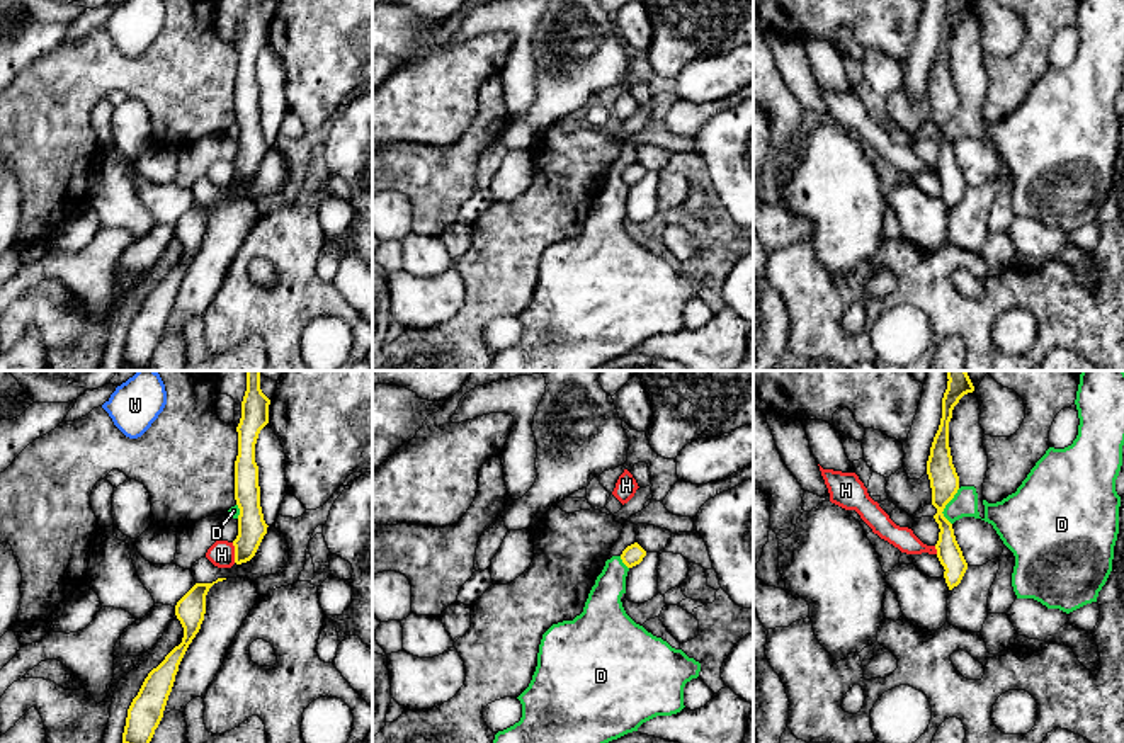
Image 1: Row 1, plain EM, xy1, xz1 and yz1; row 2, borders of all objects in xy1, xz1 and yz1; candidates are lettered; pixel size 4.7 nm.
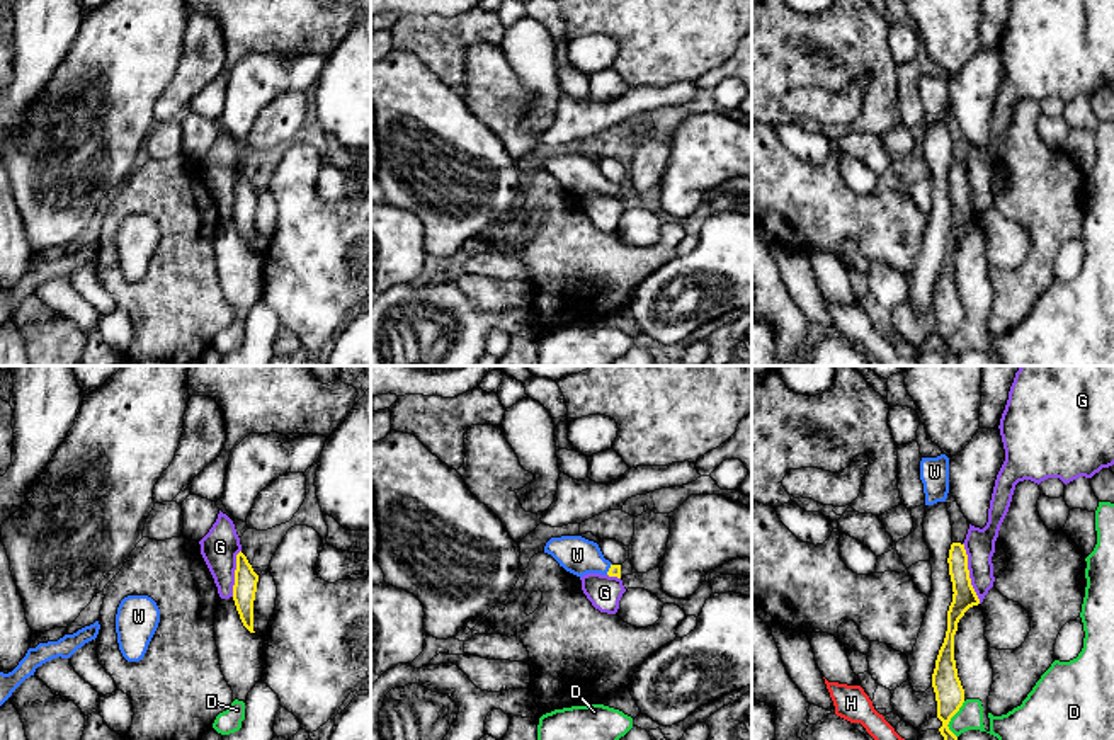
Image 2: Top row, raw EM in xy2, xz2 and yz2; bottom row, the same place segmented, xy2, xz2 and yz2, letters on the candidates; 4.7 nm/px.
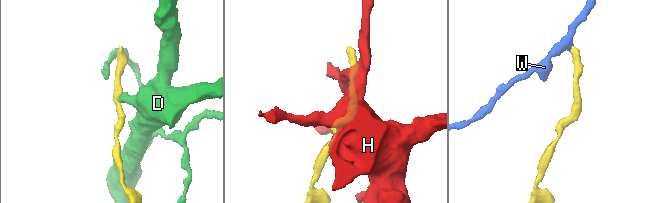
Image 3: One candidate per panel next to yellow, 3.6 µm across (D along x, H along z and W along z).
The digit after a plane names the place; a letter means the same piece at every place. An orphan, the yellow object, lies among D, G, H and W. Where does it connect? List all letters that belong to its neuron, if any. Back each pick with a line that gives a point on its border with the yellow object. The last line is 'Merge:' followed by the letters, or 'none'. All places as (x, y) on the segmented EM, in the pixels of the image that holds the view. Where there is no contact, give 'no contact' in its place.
W: meets yellow in xz2 at (609, 569)
Merge: W

